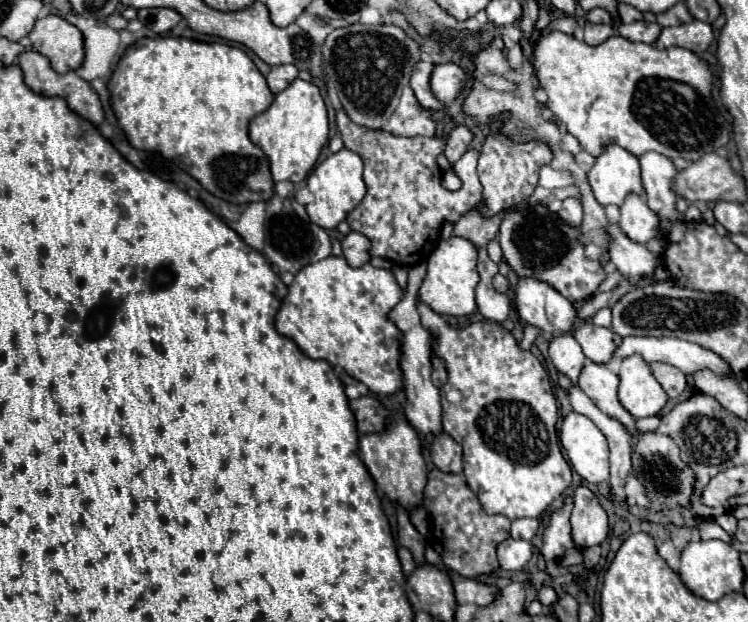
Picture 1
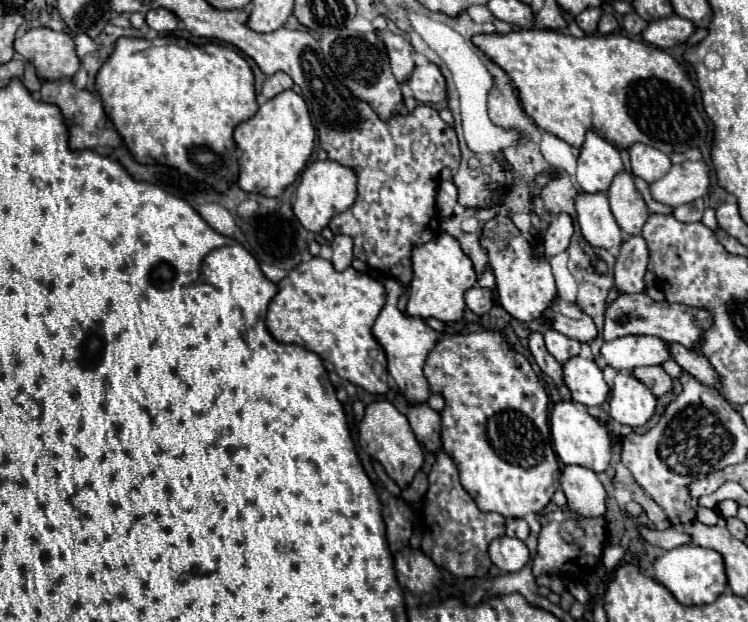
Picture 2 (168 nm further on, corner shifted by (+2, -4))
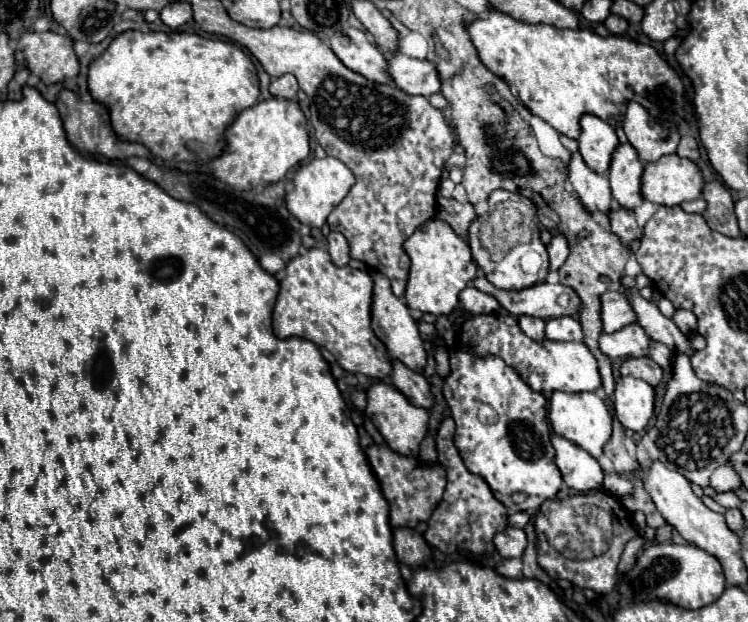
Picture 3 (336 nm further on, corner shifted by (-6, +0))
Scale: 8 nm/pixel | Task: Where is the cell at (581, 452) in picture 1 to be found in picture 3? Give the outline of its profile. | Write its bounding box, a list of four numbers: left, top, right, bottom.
[548,392,612,458]

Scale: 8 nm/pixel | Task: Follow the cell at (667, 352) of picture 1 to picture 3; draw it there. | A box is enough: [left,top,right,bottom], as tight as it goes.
[600,324,652,360]

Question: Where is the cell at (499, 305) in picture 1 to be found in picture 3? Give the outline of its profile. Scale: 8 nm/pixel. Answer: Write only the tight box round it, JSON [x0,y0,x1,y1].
[438,196,476,240]

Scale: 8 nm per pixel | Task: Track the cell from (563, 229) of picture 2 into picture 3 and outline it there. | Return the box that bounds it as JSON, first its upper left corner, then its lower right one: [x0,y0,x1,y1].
[548,234,570,270]

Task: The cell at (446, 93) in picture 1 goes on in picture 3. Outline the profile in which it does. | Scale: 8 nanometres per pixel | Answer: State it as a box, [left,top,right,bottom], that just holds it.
[388,52,442,96]

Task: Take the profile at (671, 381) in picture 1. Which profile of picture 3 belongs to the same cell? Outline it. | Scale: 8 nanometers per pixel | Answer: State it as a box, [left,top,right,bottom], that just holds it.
[620,358,662,386]

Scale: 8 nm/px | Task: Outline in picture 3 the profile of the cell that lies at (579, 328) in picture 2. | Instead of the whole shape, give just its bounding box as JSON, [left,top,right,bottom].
[472,274,582,320]

